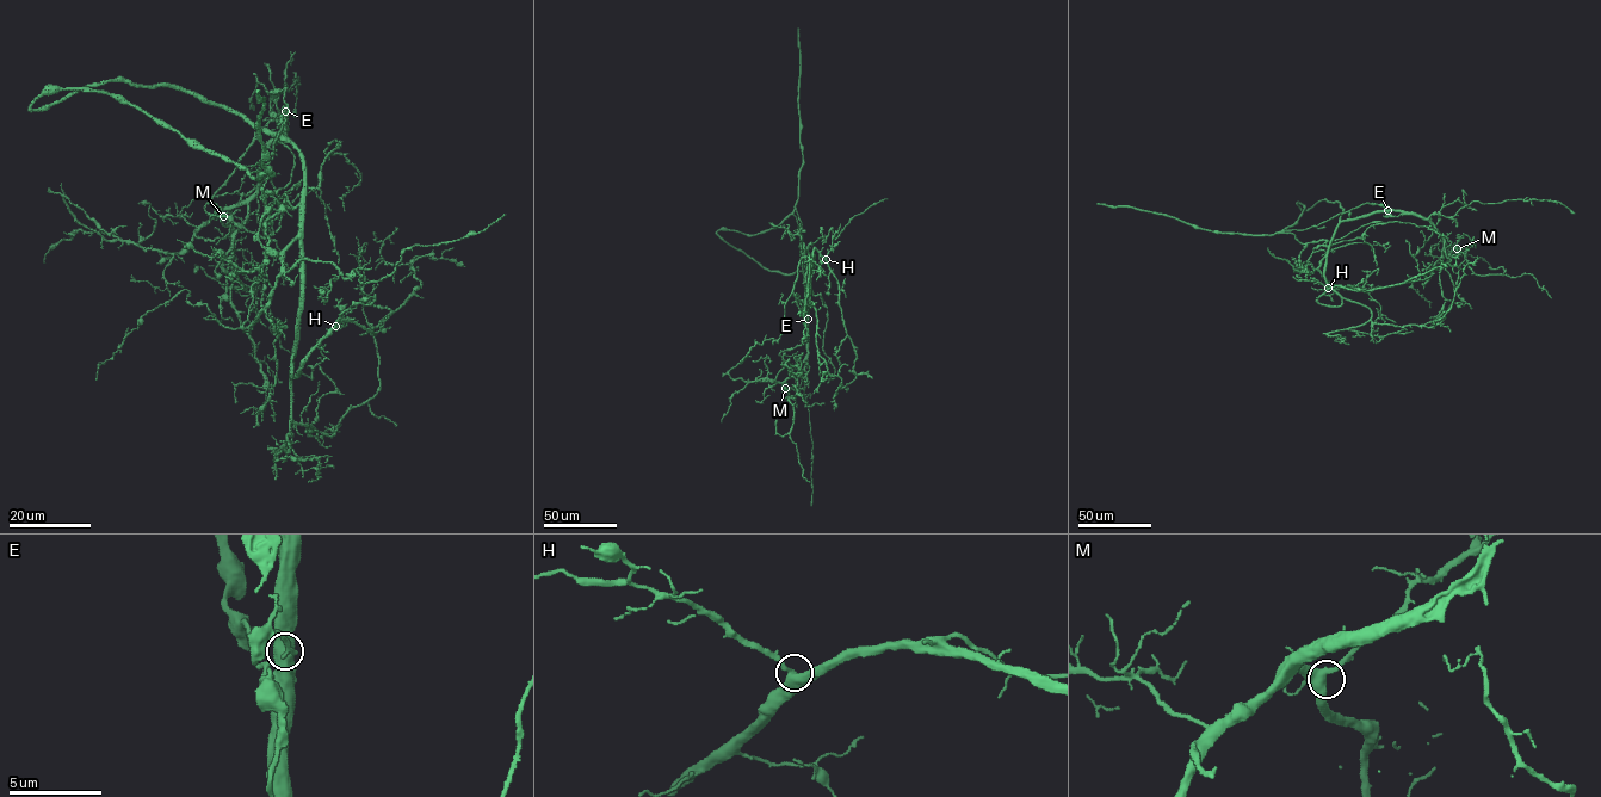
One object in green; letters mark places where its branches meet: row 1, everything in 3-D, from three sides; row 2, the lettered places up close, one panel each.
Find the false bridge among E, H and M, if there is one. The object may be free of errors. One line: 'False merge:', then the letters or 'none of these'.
False merge: none of these

